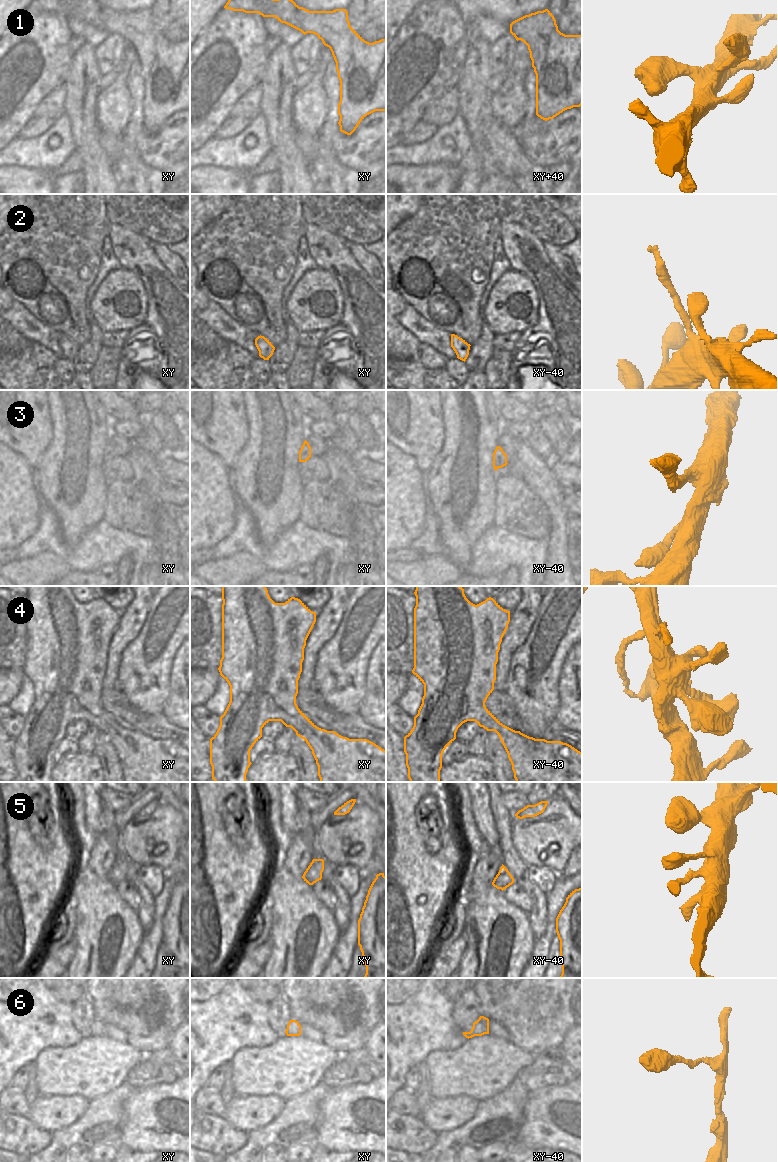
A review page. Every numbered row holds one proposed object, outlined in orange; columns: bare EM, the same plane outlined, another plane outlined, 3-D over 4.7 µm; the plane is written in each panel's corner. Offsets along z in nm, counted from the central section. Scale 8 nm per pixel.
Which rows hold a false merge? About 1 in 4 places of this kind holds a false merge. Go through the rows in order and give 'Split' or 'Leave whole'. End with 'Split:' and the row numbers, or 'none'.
1: Leave whole
2: Split
3: Leave whole
4: Leave whole
5: Leave whole
6: Leave whole
Split: 2.

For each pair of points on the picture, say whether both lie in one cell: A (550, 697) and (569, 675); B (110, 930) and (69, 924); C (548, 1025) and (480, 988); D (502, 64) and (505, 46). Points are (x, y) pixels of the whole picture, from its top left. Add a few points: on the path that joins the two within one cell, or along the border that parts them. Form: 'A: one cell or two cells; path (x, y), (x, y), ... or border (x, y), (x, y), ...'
A: two cells; border (563, 665), (558, 682), (559, 705), (557, 711)
B: two cells; border (74, 902), (75, 929), (72, 937)
C: one cell; path (531, 1010), (512, 991), (497, 989)
D: one cell; path (502, 60), (503, 50)

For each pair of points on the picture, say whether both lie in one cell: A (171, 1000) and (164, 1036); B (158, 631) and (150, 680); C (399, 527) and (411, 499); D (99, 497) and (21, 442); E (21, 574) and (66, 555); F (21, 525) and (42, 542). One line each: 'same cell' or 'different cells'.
A: same cell
B: same cell
C: same cell
D: different cells
E: different cells
F: different cells

